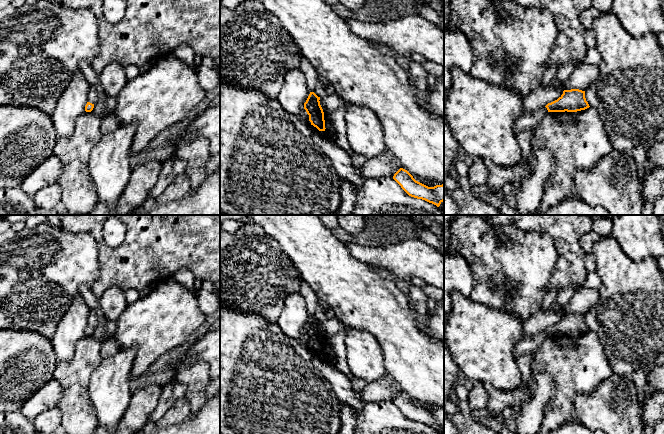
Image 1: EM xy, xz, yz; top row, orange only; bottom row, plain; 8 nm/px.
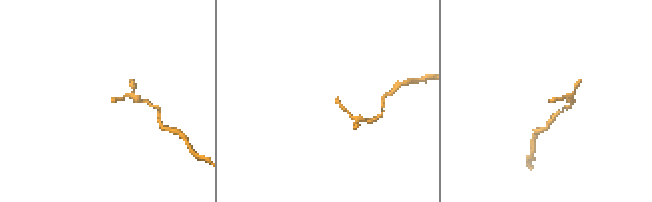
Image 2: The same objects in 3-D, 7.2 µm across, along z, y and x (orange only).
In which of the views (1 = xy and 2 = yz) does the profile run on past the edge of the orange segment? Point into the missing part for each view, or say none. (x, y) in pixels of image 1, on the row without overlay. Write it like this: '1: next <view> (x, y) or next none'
1: next none
2: next none

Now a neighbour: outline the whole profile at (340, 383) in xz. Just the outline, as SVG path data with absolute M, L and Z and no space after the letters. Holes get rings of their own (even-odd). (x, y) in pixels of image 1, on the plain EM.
M304 328L301 330L298 342L311 352L315 367L331 384L338 399L351 405L355 410L362 410L363 400L359 395L359 392L352 388L349 377L347 377L335 366L327 353L319 355L311 348L309 345L309 339L304 333Z

